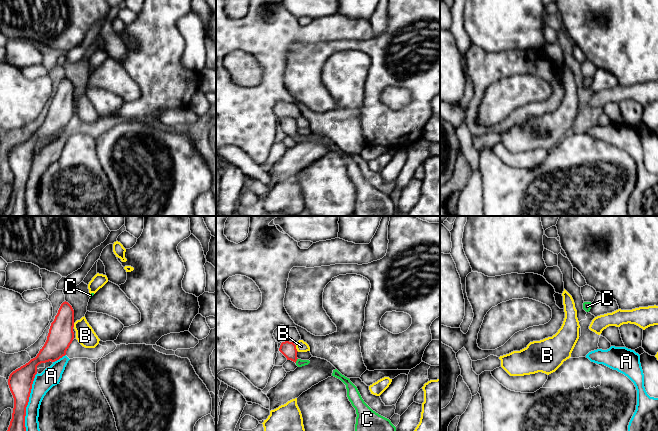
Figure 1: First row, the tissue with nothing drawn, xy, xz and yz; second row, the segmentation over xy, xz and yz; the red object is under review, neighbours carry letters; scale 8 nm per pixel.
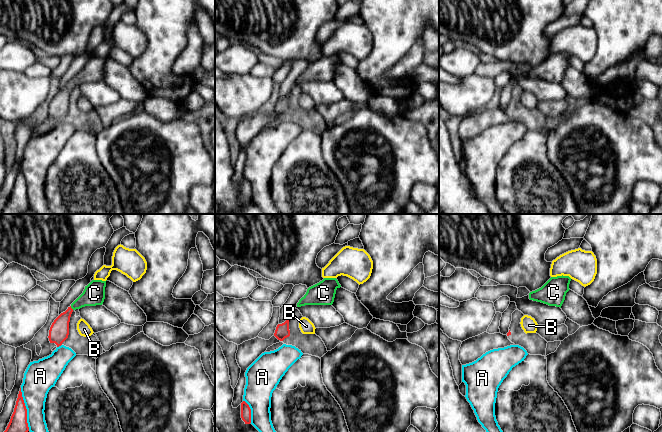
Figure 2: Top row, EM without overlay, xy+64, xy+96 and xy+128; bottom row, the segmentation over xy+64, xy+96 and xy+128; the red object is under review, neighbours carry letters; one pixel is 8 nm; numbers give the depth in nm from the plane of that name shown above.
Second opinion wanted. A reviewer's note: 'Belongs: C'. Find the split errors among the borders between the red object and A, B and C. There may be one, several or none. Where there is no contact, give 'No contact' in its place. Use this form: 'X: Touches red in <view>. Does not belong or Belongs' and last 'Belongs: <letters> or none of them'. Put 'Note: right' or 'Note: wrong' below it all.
A: Touches red in xy. Does not belong
B: Touches red in xz. Does not belong
C: Touches red in xz. Belongs
Belongs: C
Note: right

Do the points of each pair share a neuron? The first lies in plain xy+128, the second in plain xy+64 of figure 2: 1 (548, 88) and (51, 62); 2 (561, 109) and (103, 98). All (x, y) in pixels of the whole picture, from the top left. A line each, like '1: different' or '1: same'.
1: different
2: different

